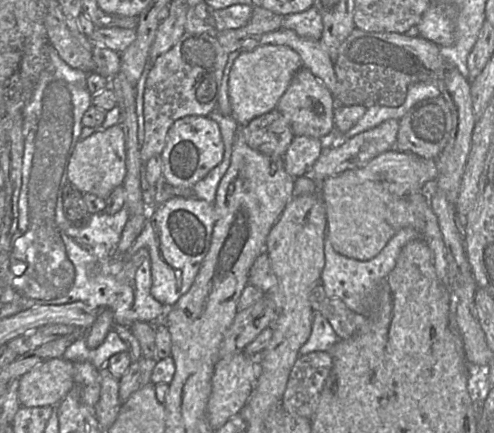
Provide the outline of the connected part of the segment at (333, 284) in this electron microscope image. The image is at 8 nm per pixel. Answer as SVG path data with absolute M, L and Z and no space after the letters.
M413 228L401 229L374 258L357 260L338 254L326 236L324 240L325 265L321 275L325 294L330 298L339 299L349 309L362 316L368 315L382 281L395 268L402 248L408 242L422 237L423 235Z

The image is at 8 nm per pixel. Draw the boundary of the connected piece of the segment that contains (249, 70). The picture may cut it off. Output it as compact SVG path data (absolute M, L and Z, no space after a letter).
M263 45L248 52L240 52L234 61L229 75L229 101L232 116L240 126L247 125L252 119L276 108L281 96L288 88L294 74L302 67L300 55L285 45Z

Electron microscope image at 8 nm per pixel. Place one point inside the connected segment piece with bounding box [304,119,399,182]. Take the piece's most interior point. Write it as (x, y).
(355, 152)

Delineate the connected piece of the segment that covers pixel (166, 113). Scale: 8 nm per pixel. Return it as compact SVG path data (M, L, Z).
M184 32L177 43L153 62L148 73L144 90L144 141L141 146L143 163L155 156L160 156L166 143L166 136L171 125L178 119L186 116L205 116L216 109L220 96L220 86L223 71L228 61L228 55L218 42L218 39L206 33Z

